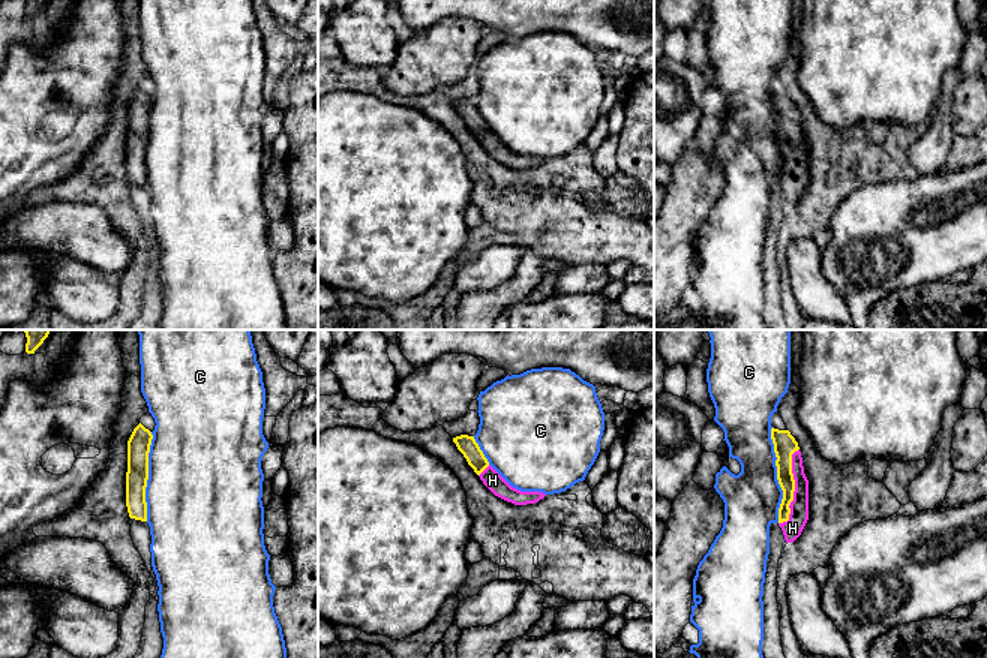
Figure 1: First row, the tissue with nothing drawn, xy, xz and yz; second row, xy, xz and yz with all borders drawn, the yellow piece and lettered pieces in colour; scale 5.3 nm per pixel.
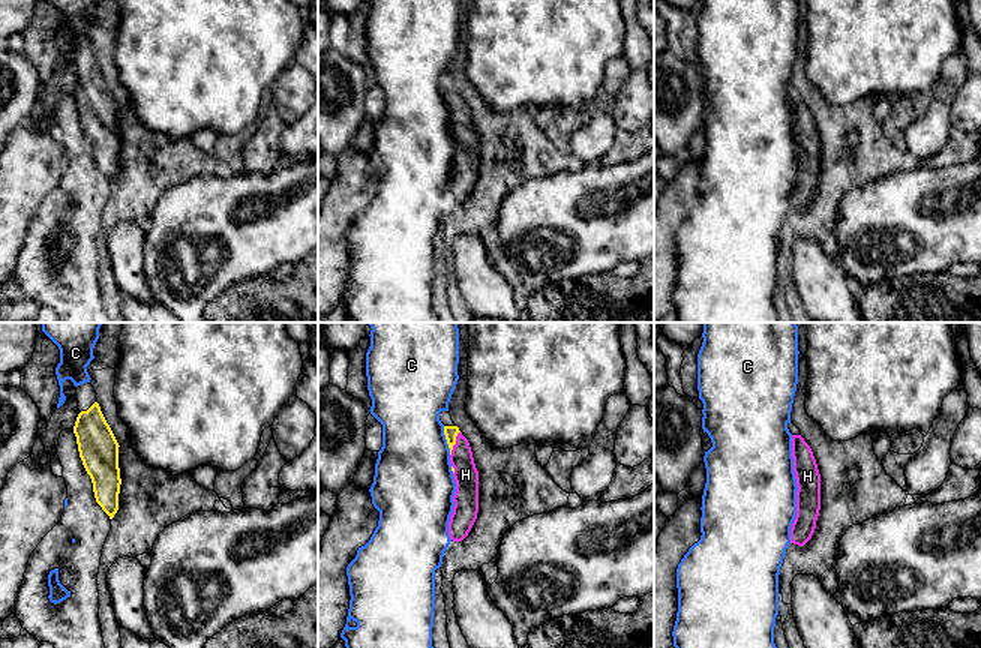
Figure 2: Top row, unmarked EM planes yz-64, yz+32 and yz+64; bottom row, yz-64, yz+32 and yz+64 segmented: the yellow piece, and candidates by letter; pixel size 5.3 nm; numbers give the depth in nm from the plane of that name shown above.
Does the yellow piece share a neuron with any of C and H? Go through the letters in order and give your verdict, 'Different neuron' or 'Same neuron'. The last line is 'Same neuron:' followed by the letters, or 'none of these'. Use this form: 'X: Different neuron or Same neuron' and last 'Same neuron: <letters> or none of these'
C: Different neuron
H: Same neuron
Same neuron: H

